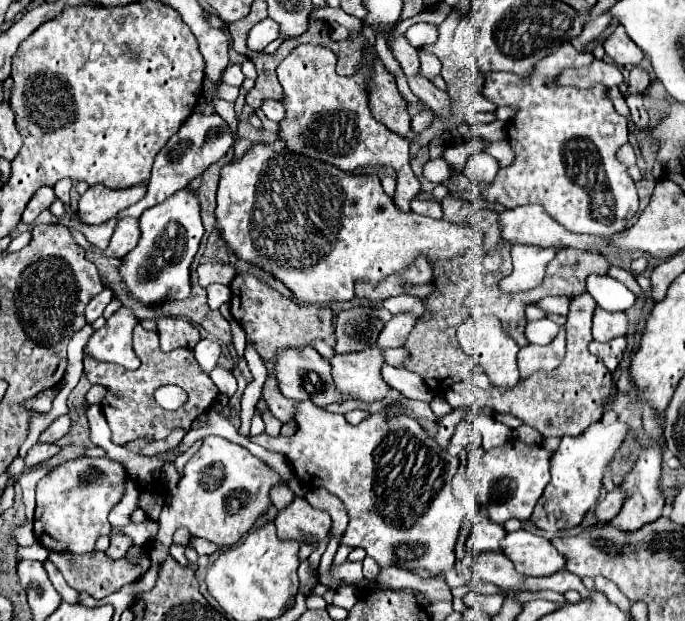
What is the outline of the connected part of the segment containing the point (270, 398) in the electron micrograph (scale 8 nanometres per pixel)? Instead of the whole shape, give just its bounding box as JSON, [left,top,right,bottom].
[266,377,296,423]

